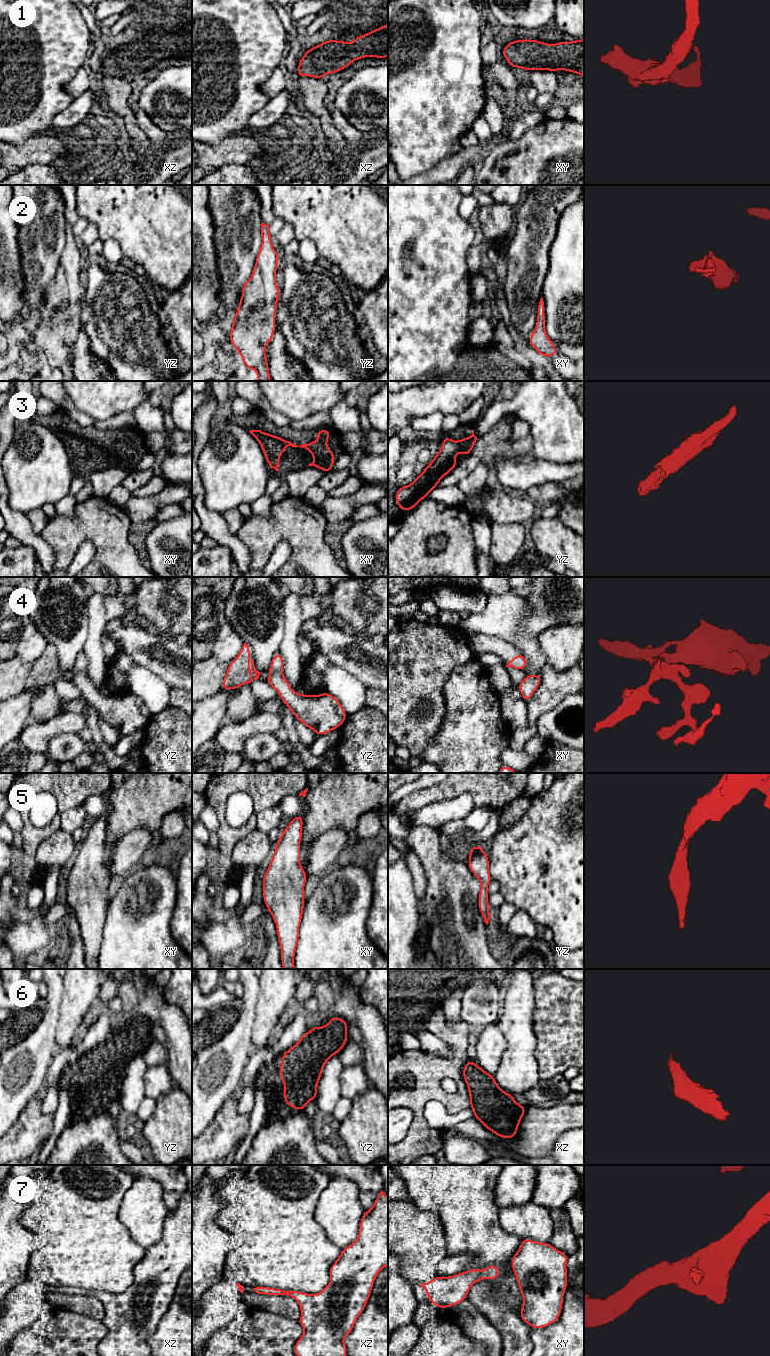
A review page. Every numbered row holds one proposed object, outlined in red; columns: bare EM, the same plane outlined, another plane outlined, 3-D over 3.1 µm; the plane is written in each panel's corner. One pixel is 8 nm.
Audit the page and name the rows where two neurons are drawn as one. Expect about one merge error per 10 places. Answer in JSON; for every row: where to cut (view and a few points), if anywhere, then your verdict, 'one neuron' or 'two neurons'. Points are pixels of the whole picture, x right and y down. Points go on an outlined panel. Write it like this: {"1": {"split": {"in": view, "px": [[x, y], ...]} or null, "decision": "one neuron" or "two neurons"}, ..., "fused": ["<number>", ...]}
{"1": {"split": null, "decision": "one neuron"}, "2": {"split": null, "decision": "one neuron"}, "3": {"split": null, "decision": "one neuron"}, "4": {"split": null, "decision": "one neuron"}, "5": {"split": null, "decision": "one neuron"}, "6": {"split": null, "decision": "one neuron"}, "7": {"split": null, "decision": "one neuron"}, "fused": []}

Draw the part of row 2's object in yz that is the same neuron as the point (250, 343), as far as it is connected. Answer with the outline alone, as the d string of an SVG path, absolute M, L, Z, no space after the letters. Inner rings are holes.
M263 222L261 236L261 248L252 276L243 285L229 337L248 370L257 371L257 381L271 381L265 349L276 330L275 317L280 293L276 270L280 254L271 243L269 225Z

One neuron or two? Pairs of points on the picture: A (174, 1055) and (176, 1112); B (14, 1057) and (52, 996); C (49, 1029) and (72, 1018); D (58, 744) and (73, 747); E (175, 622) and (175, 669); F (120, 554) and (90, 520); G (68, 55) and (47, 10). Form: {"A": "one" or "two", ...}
{"A": "two", "B": "one", "C": "two", "D": "one", "E": "two", "F": "one", "G": "one"}

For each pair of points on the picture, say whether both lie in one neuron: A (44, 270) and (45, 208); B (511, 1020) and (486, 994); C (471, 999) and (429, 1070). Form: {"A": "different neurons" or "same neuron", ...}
{"A": "same neuron", "B": "different neurons", "C": "different neurons"}

